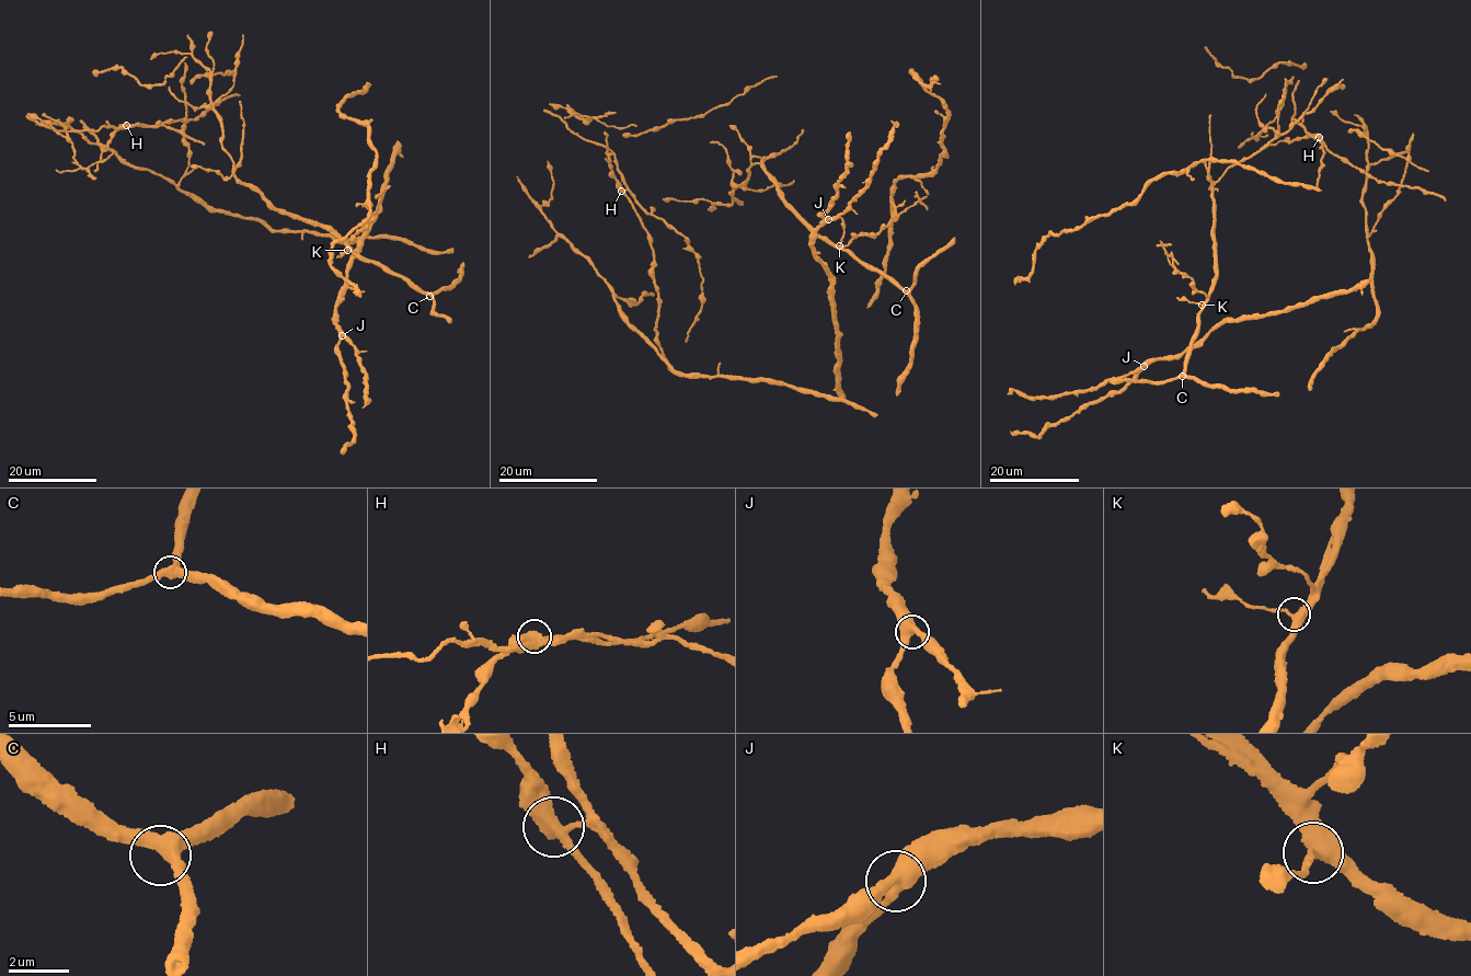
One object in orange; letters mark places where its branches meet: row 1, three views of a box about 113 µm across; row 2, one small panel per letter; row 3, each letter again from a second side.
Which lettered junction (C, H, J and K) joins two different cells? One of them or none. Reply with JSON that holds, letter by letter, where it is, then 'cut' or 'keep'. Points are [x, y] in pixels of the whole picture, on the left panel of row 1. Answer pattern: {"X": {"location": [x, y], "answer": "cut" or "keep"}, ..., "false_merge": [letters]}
{"C": {"location": [429, 296], "answer": "keep"}, "H": {"location": [126, 125], "answer": "cut"}, "J": {"location": [342, 335], "answer": "keep"}, "K": {"location": [347, 250], "answer": "keep"}, "false_merge": ["H"]}

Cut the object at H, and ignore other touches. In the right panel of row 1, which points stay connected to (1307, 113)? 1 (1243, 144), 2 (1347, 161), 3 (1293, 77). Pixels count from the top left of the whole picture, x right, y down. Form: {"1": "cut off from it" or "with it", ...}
{"1": "cut off from it", "2": "with it", "3": "cut off from it"}

